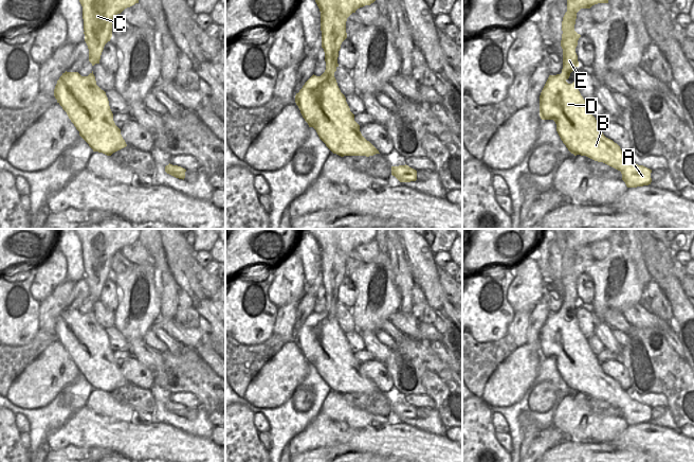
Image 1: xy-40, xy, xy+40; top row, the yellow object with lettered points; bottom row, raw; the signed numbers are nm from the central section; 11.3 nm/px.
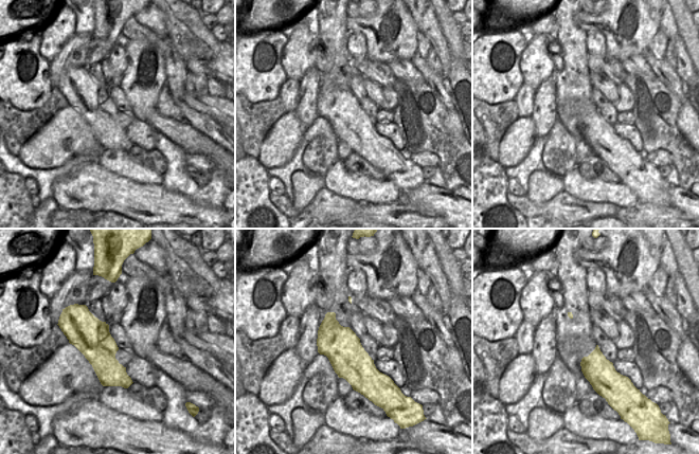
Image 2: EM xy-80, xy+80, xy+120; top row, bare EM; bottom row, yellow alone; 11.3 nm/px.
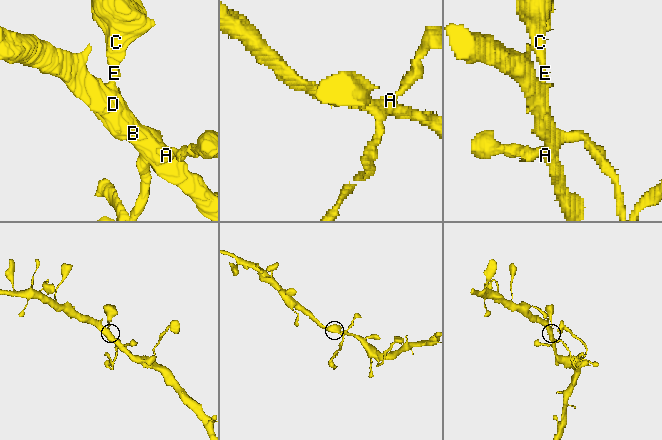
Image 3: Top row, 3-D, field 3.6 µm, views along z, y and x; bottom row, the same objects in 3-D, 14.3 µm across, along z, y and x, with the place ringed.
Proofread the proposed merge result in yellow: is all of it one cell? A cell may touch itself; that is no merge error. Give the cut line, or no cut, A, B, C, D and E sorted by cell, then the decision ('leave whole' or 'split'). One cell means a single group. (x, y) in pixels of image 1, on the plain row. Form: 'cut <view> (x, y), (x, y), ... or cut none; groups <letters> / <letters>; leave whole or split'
cut none; groups A B C D E; leave whole

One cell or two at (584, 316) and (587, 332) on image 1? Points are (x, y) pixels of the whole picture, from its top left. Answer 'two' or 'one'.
one

